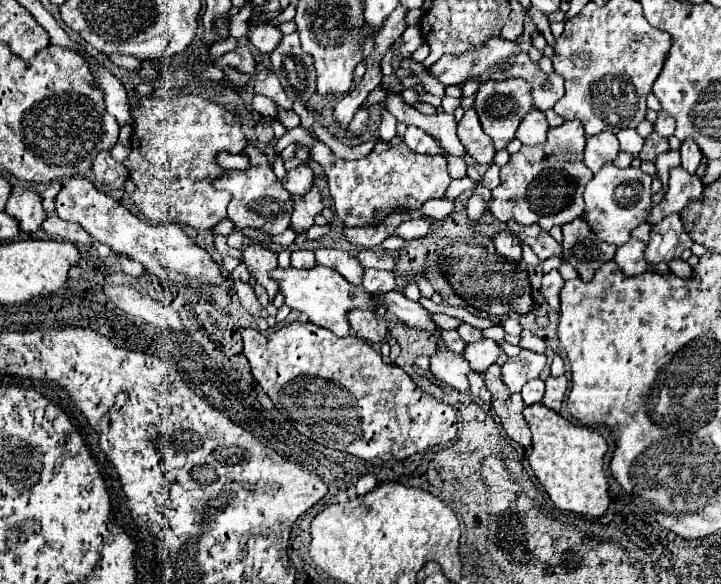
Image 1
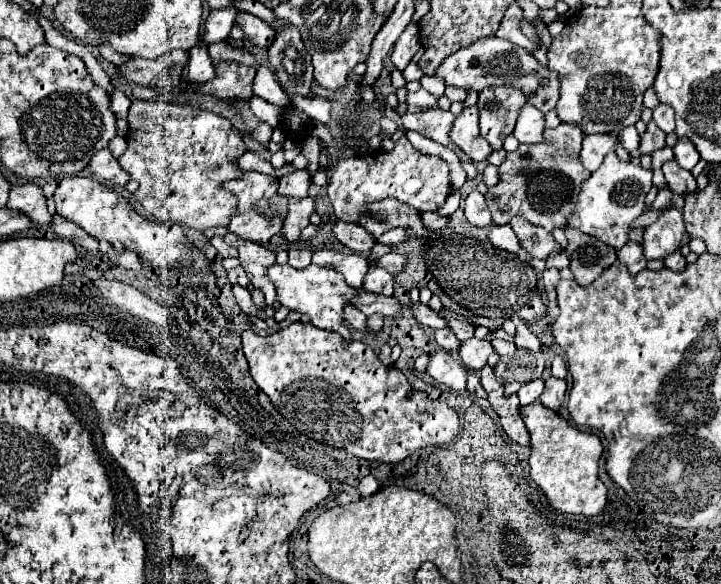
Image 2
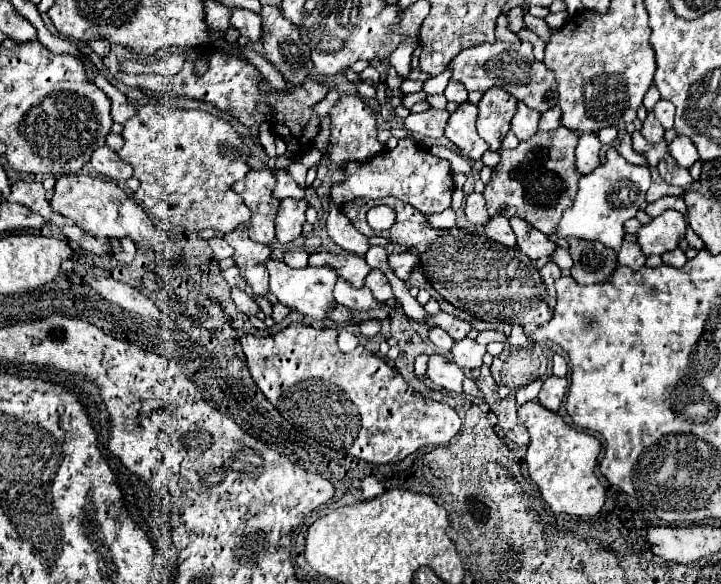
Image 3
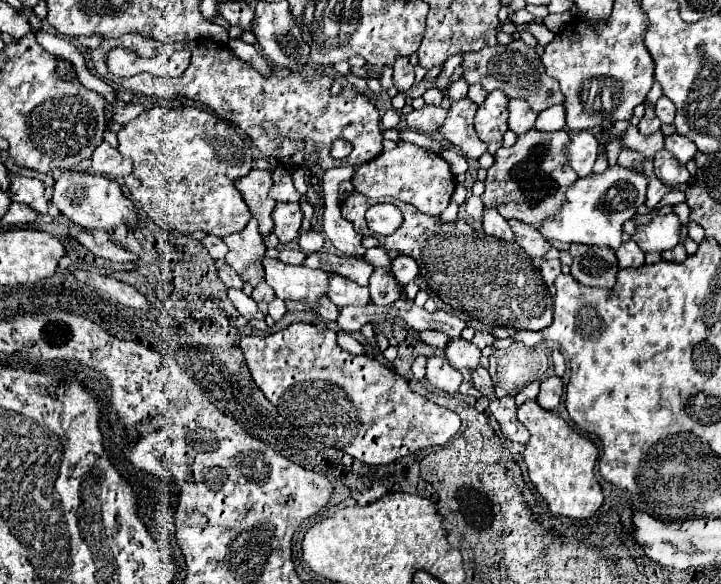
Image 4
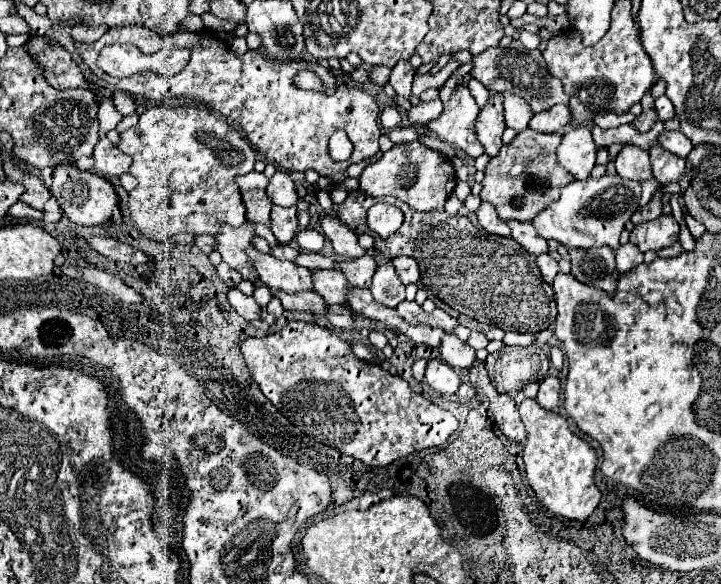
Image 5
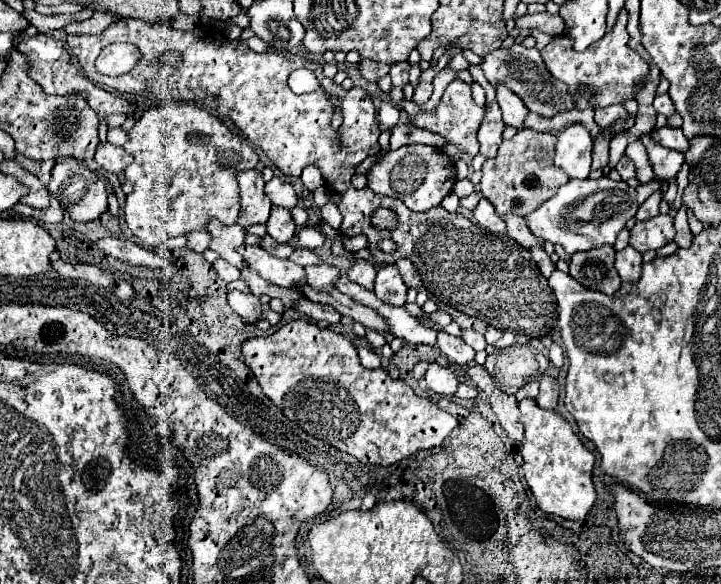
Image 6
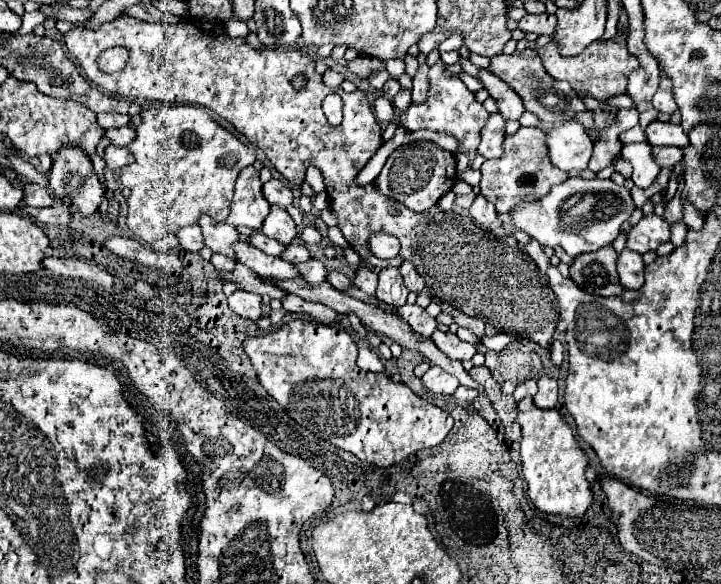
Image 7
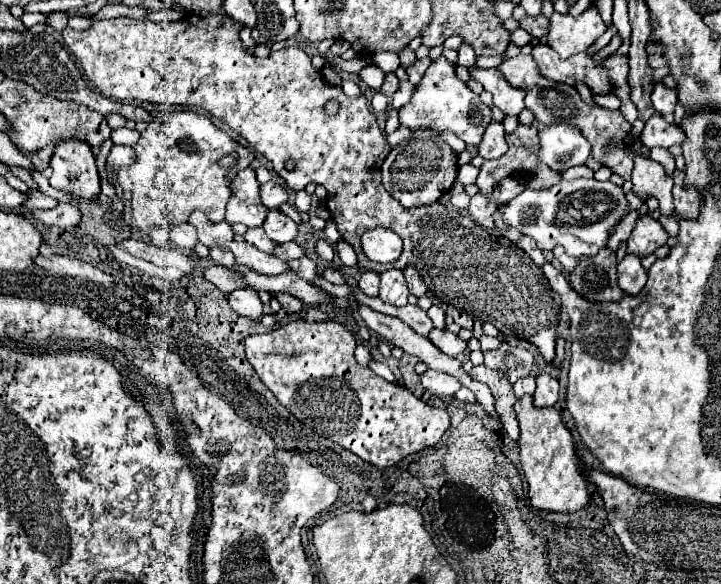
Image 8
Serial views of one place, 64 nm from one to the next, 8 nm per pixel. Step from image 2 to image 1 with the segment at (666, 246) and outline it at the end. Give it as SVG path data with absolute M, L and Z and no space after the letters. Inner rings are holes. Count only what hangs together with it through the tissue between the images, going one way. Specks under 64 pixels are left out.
M670 214L658 226L652 226L650 242L646 244L646 252L644 252L650 264L660 264L660 262L668 264L674 256L678 258L684 250L692 246L692 240L686 232L680 232L676 238L674 230L684 230L680 214Z

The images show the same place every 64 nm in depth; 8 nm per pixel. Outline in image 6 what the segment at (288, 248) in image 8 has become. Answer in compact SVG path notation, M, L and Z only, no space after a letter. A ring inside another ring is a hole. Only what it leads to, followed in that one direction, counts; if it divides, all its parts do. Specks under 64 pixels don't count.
M296 248L296 250L292 252L290 260L296 262L298 266L308 266L308 264L318 264L318 262L322 262L314 252L310 252L310 250L306 250L306 248Z

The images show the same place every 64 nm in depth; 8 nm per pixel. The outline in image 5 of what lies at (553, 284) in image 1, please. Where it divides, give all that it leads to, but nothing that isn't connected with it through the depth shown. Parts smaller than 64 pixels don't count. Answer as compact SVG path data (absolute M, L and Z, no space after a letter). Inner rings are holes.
M540 254L540 256L536 256L536 264L538 264L544 280L550 284L554 280L554 276L558 274L558 262L550 254Z

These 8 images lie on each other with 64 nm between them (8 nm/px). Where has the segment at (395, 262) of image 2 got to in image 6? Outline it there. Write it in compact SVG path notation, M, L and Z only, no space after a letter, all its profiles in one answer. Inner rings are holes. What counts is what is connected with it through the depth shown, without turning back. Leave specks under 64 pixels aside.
M402 258L400 262L396 262L398 270L400 270L400 276L404 280L404 284L408 288L420 288L422 286L422 280L420 280L420 274L416 270L416 266L408 260L408 258Z

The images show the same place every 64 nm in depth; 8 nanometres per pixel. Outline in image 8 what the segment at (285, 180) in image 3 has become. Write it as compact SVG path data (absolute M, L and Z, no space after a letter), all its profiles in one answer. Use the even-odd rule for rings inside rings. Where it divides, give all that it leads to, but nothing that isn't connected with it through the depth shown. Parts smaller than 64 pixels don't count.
M270 180L270 182L260 186L260 198L262 198L262 204L268 210L274 210L274 208L278 208L280 204L284 204L288 200L288 194L286 194L286 190L280 184Z

